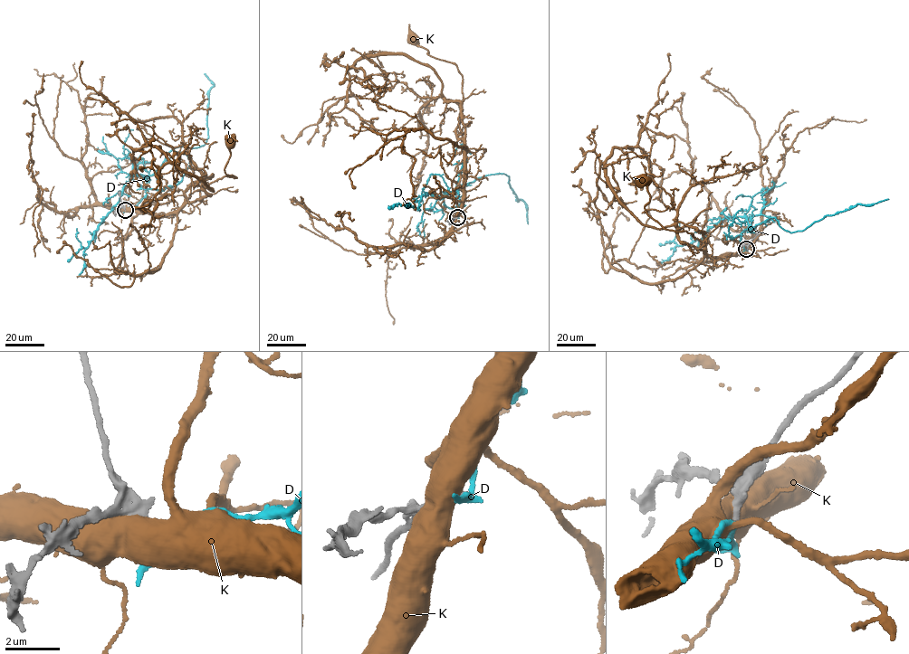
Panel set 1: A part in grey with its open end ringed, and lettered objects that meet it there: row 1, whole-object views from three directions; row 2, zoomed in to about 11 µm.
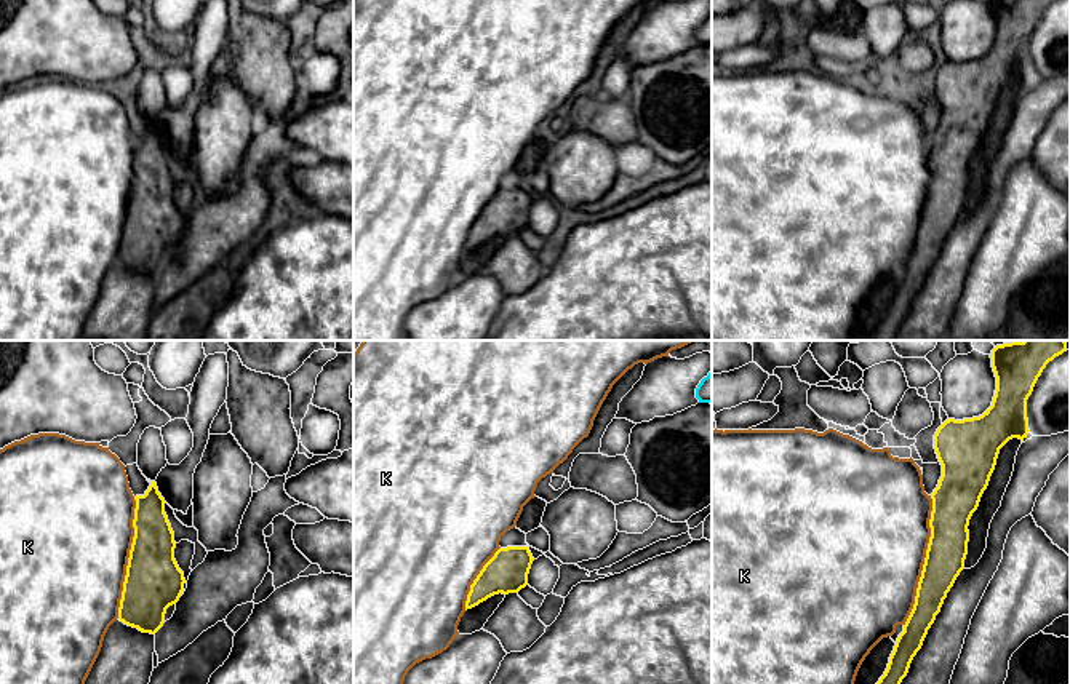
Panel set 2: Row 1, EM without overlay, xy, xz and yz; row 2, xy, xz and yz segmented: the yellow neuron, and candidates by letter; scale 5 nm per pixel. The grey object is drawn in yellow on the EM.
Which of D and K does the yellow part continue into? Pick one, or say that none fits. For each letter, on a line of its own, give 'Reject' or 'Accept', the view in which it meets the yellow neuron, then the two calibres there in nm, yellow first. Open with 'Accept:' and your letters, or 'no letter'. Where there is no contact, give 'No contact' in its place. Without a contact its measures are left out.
Accept: no letter
D: Reject. No contact
K: Reject. Touches yellow in yz. Thickness 200 nm (yellow) against 480 nm

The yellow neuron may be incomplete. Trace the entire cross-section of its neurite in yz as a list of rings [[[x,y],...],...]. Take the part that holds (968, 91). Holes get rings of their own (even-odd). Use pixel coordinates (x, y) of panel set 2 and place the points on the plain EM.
[[[992,0],[996,32],[992,48],[979,59],[945,62],[934,77],[934,91],[942,107],[942,118],[931,136],[932,153],[929,161],[931,179],[913,251],[899,276],[888,310],[865,340],[894,340],[907,318],[910,305],[921,291],[928,272],[940,254],[947,235],[964,211],[969,184],[969,161],[977,152],[980,139],[995,112],[1000,91],[1012,80],[1025,82],[1028,77],[1027,42],[1043,11],[1054,0]]]

